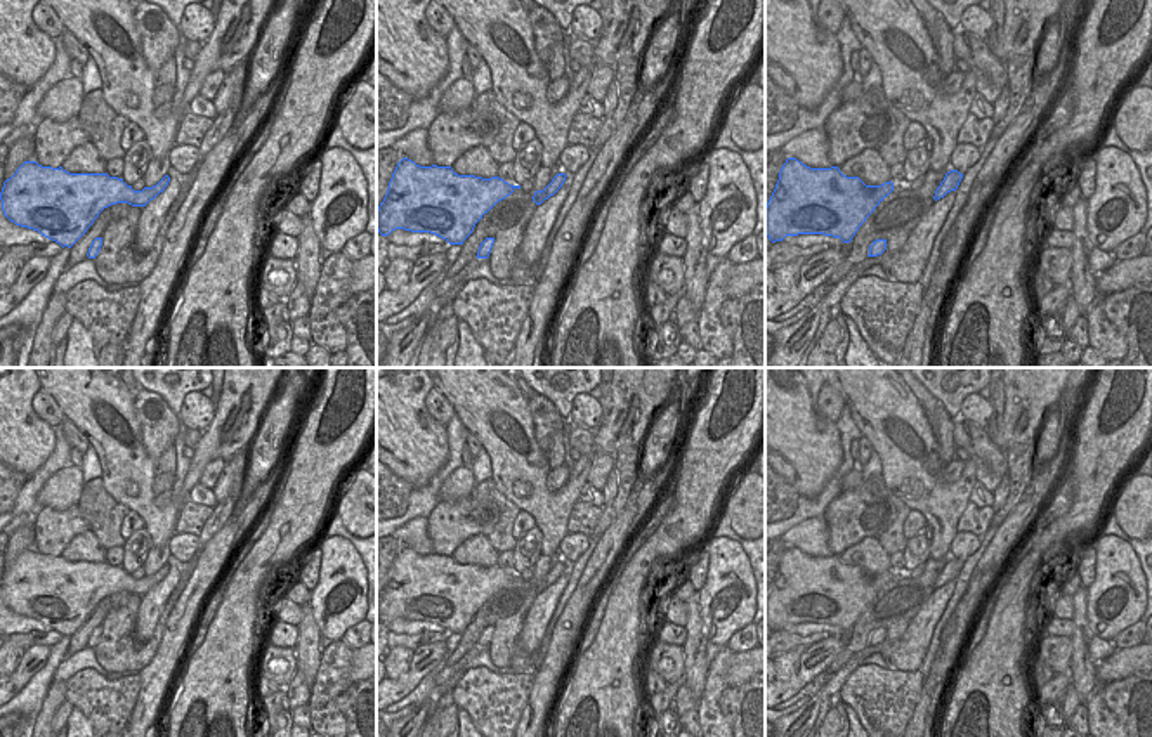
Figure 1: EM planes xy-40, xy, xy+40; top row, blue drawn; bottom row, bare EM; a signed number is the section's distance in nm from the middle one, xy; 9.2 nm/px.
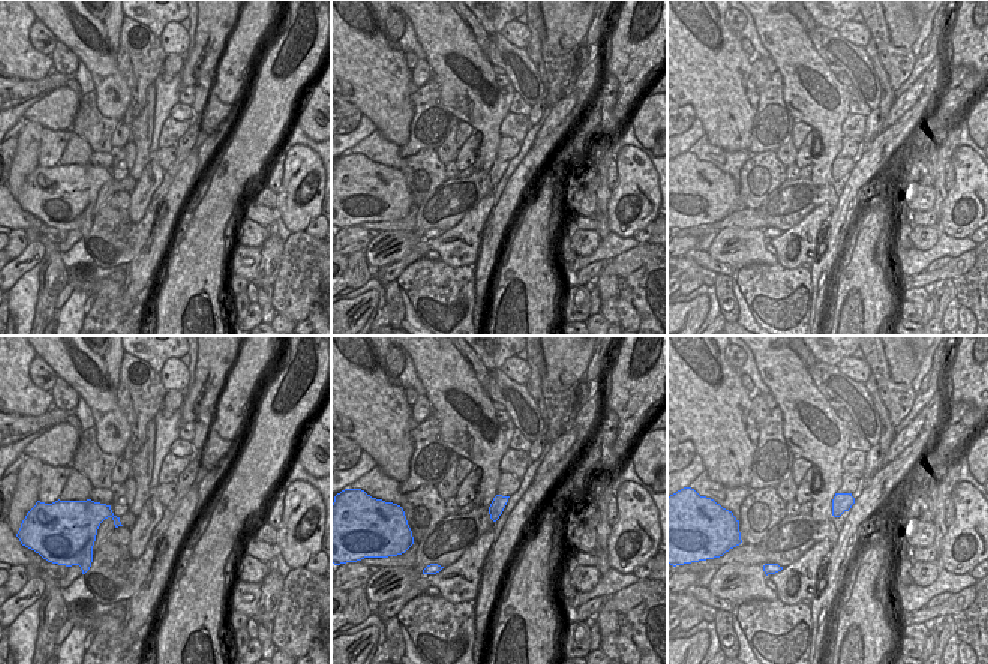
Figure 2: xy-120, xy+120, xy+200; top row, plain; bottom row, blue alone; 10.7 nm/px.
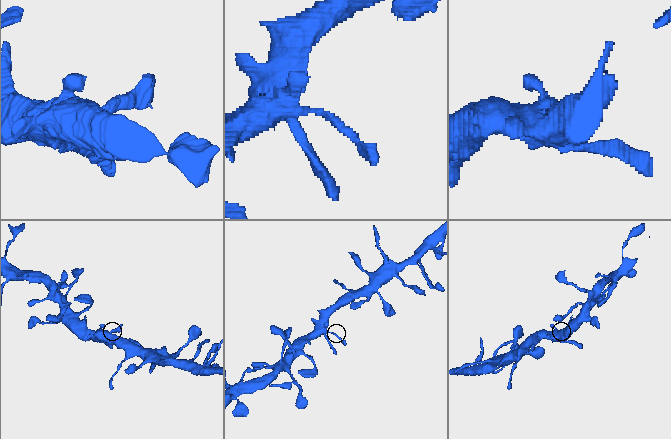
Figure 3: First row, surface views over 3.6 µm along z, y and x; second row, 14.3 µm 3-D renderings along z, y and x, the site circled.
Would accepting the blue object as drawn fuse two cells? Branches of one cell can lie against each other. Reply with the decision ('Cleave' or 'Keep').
Keep

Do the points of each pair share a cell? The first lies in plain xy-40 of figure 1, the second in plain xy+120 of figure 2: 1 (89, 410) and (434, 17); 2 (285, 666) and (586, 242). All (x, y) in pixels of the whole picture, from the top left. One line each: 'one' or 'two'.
1: one
2: one

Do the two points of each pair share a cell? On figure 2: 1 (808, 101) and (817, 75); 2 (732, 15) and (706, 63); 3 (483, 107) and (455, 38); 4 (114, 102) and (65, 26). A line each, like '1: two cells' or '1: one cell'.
1: one cell
2: two cells
3: one cell
4: one cell

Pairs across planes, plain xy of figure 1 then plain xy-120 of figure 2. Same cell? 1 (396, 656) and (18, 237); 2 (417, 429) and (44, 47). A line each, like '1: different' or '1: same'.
1: same
2: different

